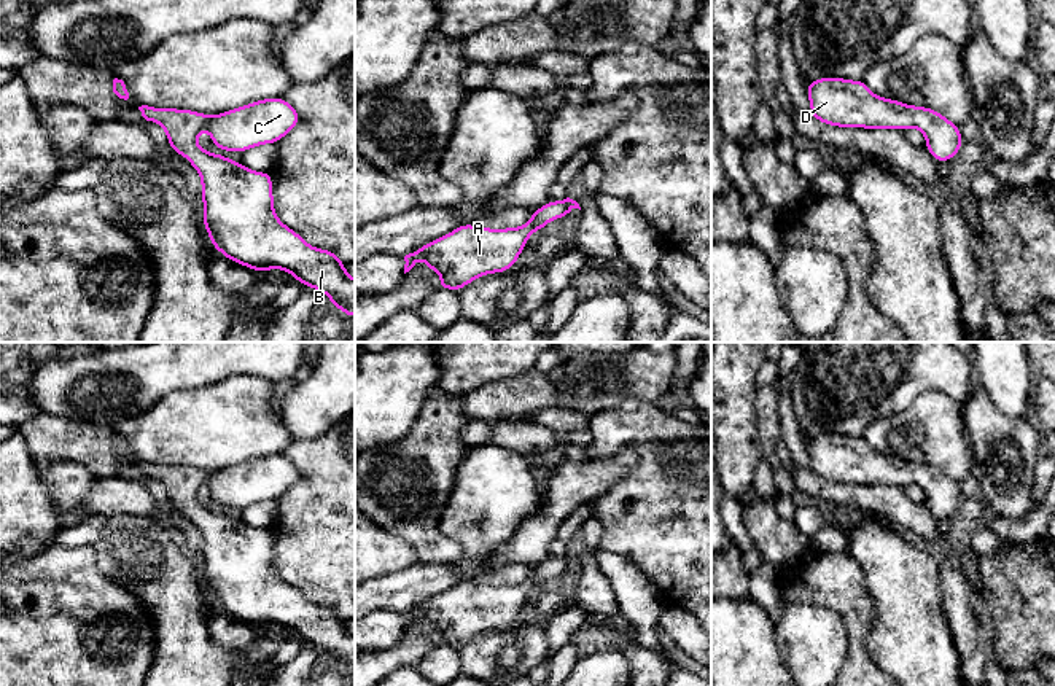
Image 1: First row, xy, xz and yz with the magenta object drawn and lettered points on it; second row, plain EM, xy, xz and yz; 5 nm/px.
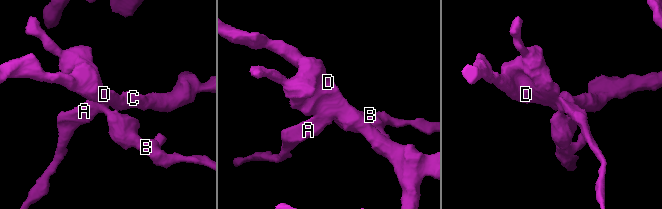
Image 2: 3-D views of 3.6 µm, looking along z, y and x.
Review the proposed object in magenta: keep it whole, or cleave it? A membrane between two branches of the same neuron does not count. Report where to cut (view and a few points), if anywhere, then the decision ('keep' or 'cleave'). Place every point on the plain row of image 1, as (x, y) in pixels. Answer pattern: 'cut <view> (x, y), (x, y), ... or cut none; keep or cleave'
cut none; keep

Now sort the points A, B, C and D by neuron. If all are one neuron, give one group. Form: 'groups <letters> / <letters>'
groups A B C D

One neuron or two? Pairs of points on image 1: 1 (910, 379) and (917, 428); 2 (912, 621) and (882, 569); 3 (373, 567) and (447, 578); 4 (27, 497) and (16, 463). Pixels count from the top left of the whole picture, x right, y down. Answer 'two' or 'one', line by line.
1: two
2: one
3: two
4: one

